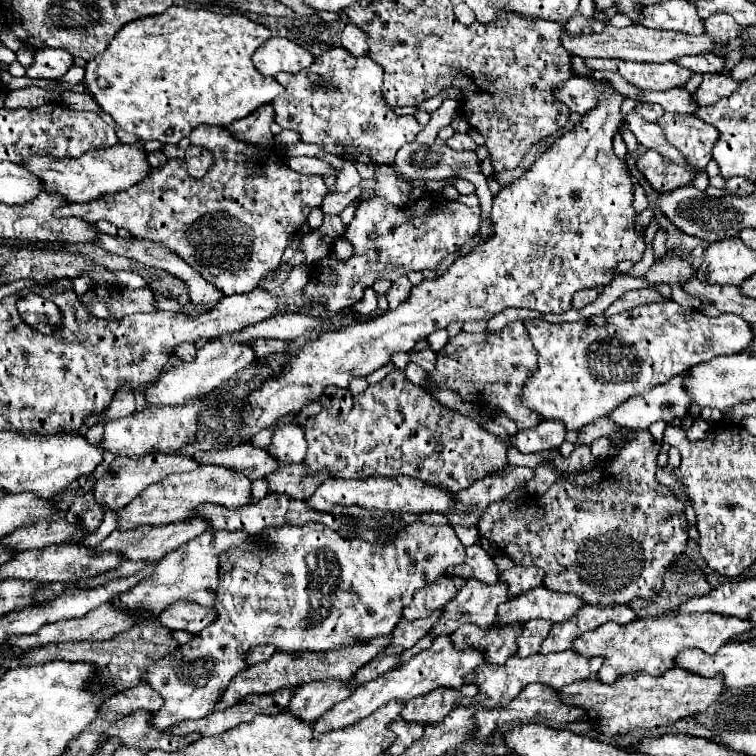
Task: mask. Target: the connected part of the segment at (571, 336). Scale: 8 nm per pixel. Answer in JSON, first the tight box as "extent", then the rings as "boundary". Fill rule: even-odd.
{"extent":[523,302,753,430],"boundary":[[[677,302],[643,304],[629,312],[615,316],[591,316],[571,324],[549,324],[545,320],[525,320],[533,346],[539,352],[537,372],[523,386],[523,402],[535,410],[543,420],[563,420],[567,430],[587,426],[589,422],[609,416],[621,402],[637,392],[651,390],[657,384],[667,382],[675,374],[689,370],[689,366],[707,362],[715,356],[737,354],[753,340],[749,322],[737,314],[721,314],[707,318],[699,310],[683,308]]]}

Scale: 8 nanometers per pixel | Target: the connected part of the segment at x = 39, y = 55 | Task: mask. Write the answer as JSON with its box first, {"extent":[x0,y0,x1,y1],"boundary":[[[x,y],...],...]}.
{"extent":[27,50,73,78],"boundary":[[[37,50],[33,64],[27,68],[29,78],[61,78],[73,66],[67,50]]]}

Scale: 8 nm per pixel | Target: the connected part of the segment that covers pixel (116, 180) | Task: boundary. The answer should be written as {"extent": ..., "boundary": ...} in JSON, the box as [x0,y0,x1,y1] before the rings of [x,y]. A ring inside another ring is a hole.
{"extent":[23,144,149,202],"boundary":[[[115,144],[107,150],[89,150],[79,158],[49,158],[49,156],[37,156],[29,158],[23,164],[27,170],[31,170],[37,178],[41,178],[49,192],[59,192],[69,202],[91,202],[105,194],[127,190],[129,186],[141,182],[141,178],[149,176],[149,162],[145,150],[141,146],[127,146],[127,144]]]}

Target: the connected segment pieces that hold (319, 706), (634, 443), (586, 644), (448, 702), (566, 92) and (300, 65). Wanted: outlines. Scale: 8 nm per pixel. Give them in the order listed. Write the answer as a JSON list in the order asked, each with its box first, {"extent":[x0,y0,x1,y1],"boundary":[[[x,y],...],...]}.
[{"extent":[287,682,357,722],"boundary":[[[309,682],[309,686],[297,688],[295,696],[291,698],[287,710],[297,714],[299,718],[313,722],[327,710],[331,710],[337,702],[349,698],[357,686],[349,686],[345,682]]]},{"extent":[477,430,689,604],"boundary":[[[637,430],[637,436],[631,438],[617,456],[597,460],[595,466],[585,472],[563,472],[549,458],[543,458],[539,464],[553,468],[559,480],[529,504],[509,500],[493,502],[477,524],[481,536],[495,542],[517,564],[541,568],[545,572],[545,588],[573,592],[587,604],[627,604],[637,596],[651,598],[661,592],[665,570],[685,552],[689,540],[685,502],[655,480],[659,450],[661,442],[655,442],[649,430]]]},{"extent":[573,614,753,684],"boundary":[[[665,614],[665,616],[653,616],[653,618],[637,618],[631,620],[629,624],[617,624],[617,622],[607,622],[605,626],[599,626],[593,632],[581,634],[573,642],[573,648],[581,656],[603,656],[605,664],[599,670],[597,678],[605,684],[615,682],[619,676],[629,674],[629,672],[639,672],[645,670],[651,676],[661,676],[667,670],[675,668],[673,658],[685,648],[701,648],[707,654],[717,652],[725,642],[733,640],[735,636],[749,632],[753,628],[753,622],[739,620],[739,618],[729,618],[723,614]]]},{"extent":[401,684,477,724],"boundary":[[[465,684],[461,686],[461,690],[431,690],[429,694],[421,694],[421,698],[413,698],[413,702],[407,702],[401,712],[401,719],[423,724],[441,722],[441,718],[445,718],[445,714],[449,714],[457,706],[459,696],[473,698],[475,694],[477,688],[473,684]]]},{"extent":[555,76,615,114],"boundary":[[[571,76],[567,82],[555,88],[555,96],[557,100],[565,102],[571,108],[571,112],[585,114],[593,110],[593,106],[597,106],[597,94],[601,90],[615,90],[615,88],[609,80],[597,80],[597,84],[593,84],[593,80],[585,76]]]},{"extent":[253,38,313,76],"boundary":[[[269,38],[253,54],[255,68],[265,76],[277,72],[299,72],[311,66],[313,54],[287,38]]]}]

